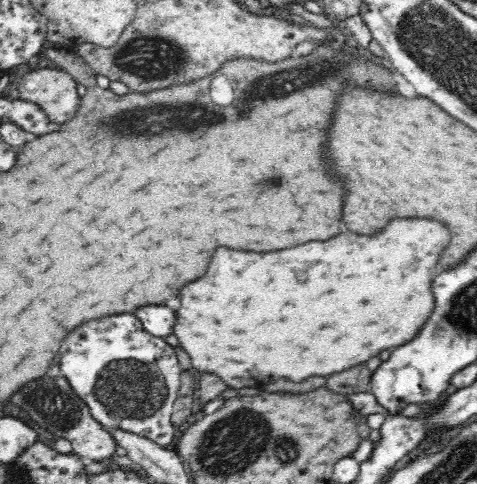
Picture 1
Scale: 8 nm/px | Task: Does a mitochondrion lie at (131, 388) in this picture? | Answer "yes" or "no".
yes

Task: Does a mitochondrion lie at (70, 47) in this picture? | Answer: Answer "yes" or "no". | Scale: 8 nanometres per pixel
no

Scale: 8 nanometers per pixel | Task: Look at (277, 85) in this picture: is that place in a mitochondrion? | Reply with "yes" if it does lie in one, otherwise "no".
yes

